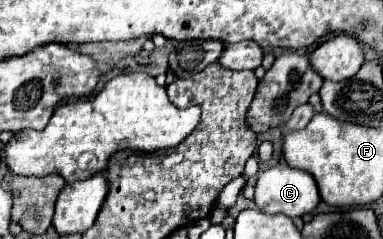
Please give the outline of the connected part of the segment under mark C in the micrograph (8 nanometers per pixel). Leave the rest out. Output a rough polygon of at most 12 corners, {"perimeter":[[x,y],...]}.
{"perimeter":[[286,162],[260,172],[254,202],[304,216],[320,202],[312,174]]}

